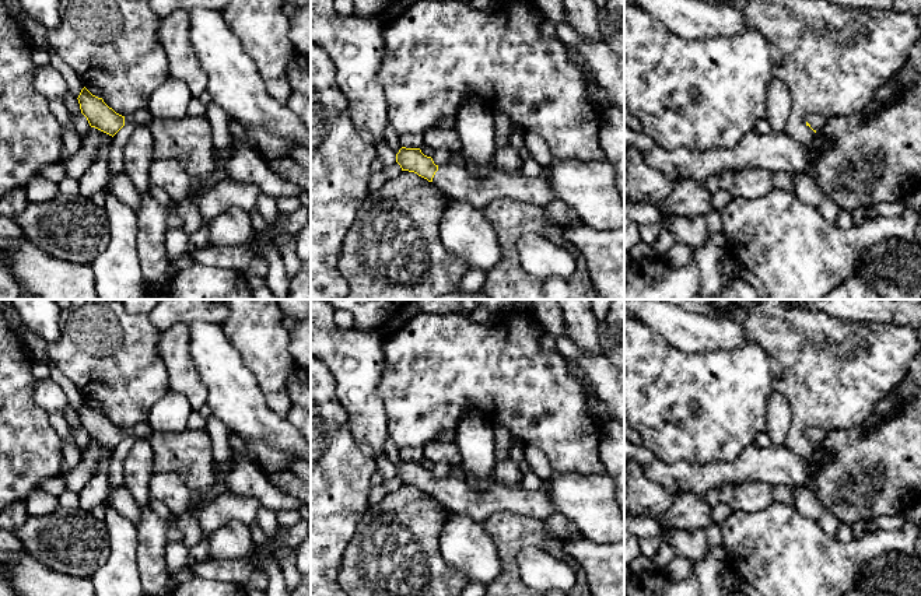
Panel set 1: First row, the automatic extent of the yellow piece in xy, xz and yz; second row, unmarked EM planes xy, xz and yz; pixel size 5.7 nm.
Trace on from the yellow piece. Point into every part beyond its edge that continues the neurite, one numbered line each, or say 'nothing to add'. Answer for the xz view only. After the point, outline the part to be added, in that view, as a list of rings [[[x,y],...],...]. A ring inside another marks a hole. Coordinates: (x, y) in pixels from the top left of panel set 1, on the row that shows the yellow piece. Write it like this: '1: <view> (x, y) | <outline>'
1: xz (454, 179) | [[[451,154],[449,161],[438,166],[433,183],[449,200],[466,201],[483,210],[493,199],[508,197],[516,201],[542,206],[556,199],[549,185],[547,169],[539,176],[528,178],[522,172],[497,172],[486,179],[473,178],[460,154]]]

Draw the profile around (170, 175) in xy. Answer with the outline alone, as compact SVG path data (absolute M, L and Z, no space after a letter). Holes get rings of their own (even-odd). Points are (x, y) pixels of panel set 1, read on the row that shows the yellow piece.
M154 159L148 178L150 185L164 189L176 204L189 199L190 178L176 159Z

